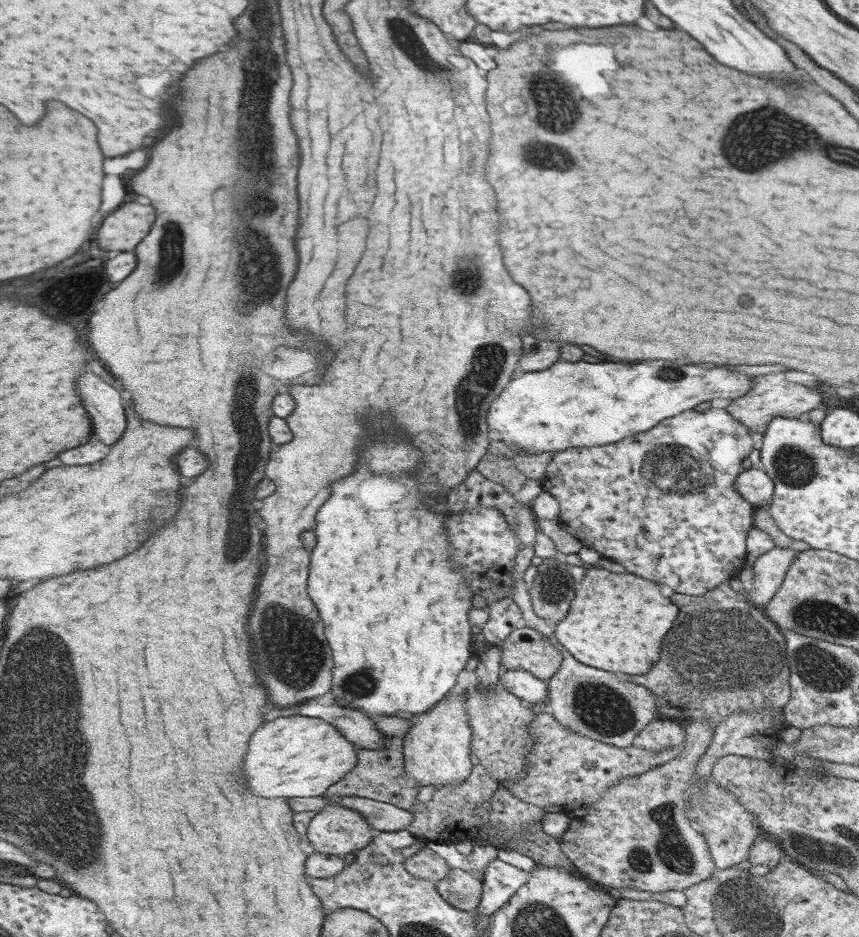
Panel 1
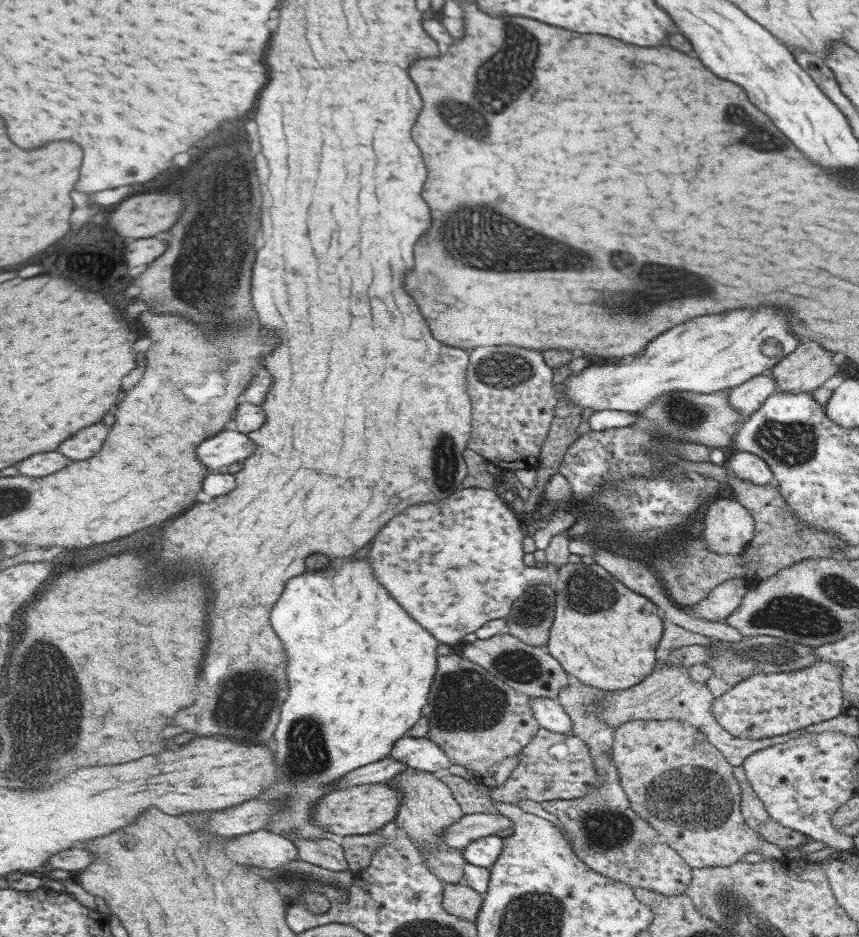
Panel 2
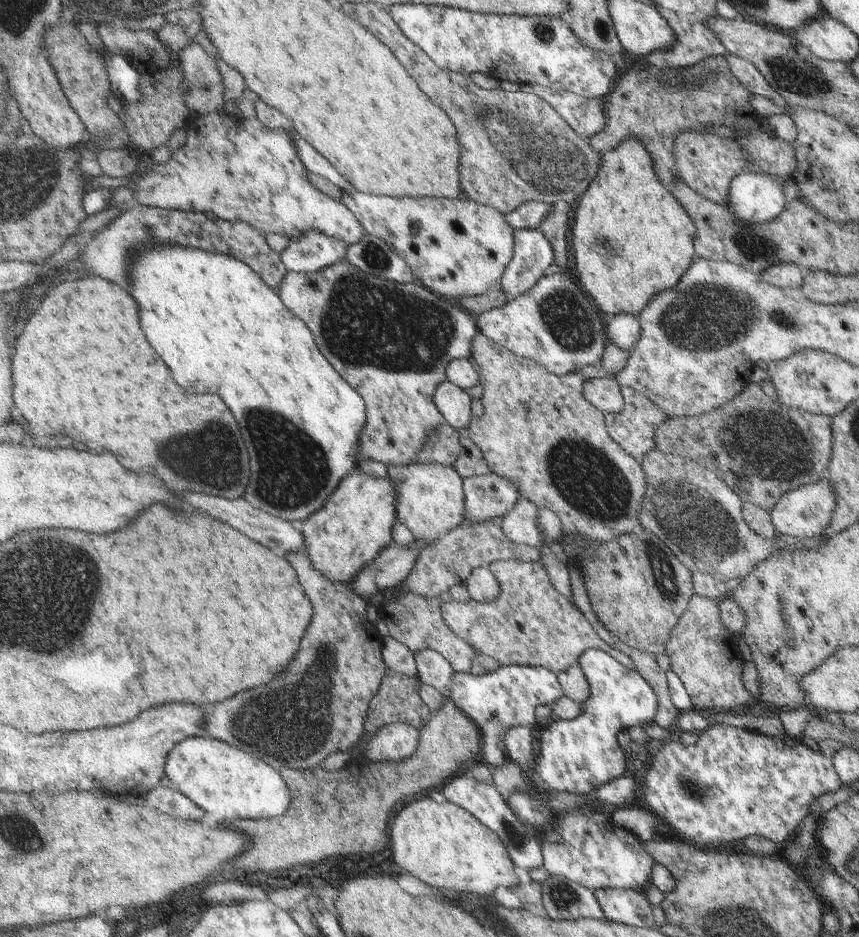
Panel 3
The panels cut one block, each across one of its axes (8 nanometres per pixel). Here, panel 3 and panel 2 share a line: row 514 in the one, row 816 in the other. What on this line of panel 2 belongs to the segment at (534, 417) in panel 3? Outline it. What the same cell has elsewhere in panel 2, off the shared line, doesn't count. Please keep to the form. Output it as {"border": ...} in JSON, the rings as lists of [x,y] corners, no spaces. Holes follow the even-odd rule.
{"border":[[[607,770],[601,780],[595,779],[590,791],[585,795],[573,800],[549,800],[539,802],[545,812],[555,816],[565,828],[564,833],[571,839],[571,846],[575,854],[591,870],[608,876],[617,882],[624,882],[632,890],[644,888],[663,896],[675,896],[686,892],[691,884],[693,873],[690,866],[670,846],[654,828],[640,818],[636,809],[633,808],[627,794],[625,794],[620,782],[617,782],[615,770]]]}

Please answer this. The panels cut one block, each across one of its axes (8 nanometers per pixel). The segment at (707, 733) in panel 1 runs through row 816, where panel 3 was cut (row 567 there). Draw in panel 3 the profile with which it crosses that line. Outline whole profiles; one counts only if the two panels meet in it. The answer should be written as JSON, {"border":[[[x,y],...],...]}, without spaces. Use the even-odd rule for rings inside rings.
{"border":[[[643,528],[601,542],[591,560],[581,560],[591,607],[599,622],[627,647],[651,655],[665,650],[666,640],[691,602],[694,586],[685,563],[674,553],[668,541]]]}

